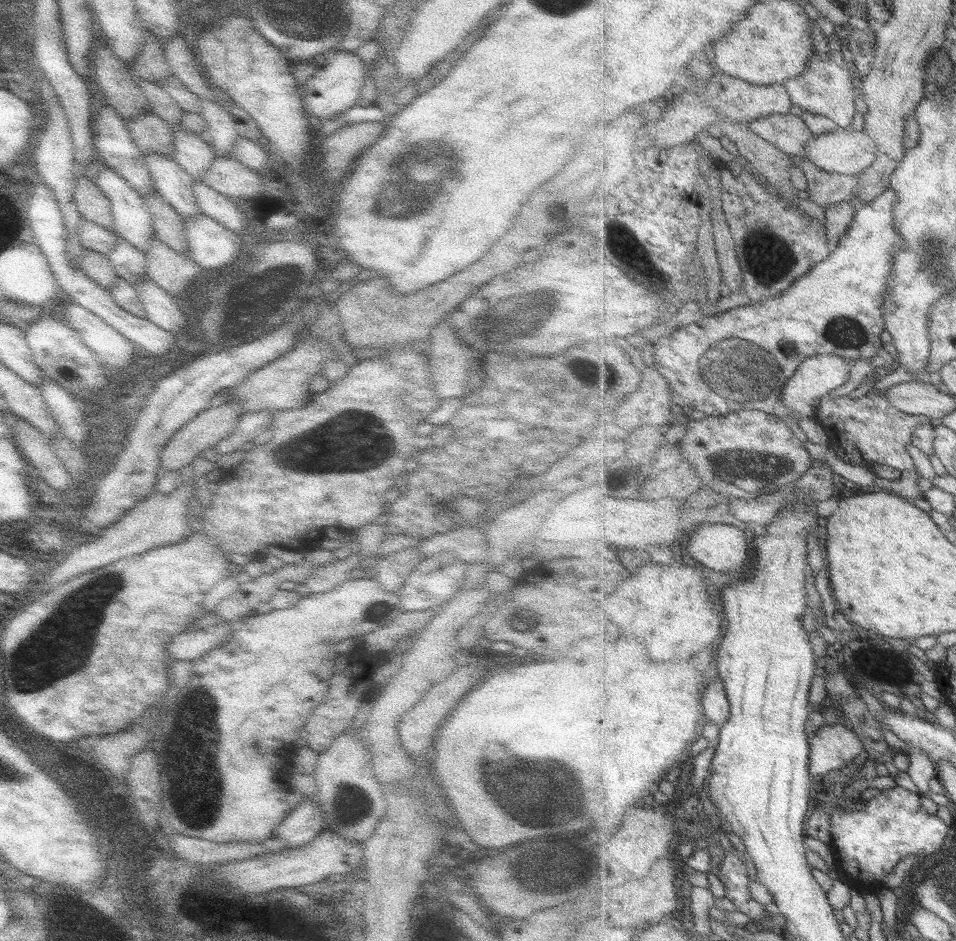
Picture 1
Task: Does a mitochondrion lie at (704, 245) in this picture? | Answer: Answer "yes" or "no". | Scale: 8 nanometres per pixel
no

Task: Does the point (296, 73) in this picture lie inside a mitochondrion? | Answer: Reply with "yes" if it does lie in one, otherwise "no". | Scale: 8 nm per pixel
no

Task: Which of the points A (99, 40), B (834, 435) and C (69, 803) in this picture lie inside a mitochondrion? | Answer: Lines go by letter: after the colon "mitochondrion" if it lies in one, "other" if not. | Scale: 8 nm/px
A: other
B: other
C: mitochondrion

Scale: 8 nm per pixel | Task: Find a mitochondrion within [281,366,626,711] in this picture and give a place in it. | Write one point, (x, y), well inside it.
(356, 440)

